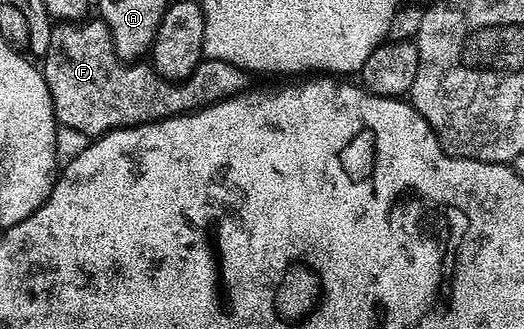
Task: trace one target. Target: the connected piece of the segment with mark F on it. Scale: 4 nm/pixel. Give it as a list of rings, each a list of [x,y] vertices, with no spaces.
[[[98,16],[52,25],[49,48],[41,59],[43,79],[53,100],[55,121],[94,140],[100,134],[203,110],[248,89],[248,71],[225,60],[204,57],[184,82],[170,82],[143,60],[125,64],[113,48],[109,28]]]

